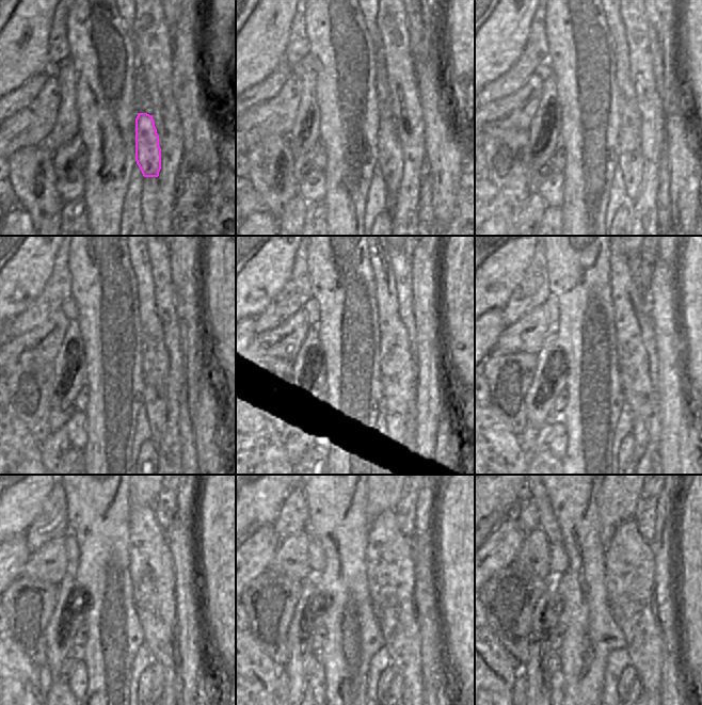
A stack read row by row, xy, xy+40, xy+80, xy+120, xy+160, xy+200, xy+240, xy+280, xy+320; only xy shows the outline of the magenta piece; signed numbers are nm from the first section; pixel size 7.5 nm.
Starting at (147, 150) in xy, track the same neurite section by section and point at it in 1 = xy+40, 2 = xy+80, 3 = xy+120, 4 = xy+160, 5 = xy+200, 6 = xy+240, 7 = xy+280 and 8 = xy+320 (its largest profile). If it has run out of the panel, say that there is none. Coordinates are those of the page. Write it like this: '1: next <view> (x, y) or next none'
1: next xy+40 (389, 161)
2: next xy+80 (629, 159)
3: next xy+120 (155, 402)
4: next xy+160 (395, 409)
5: next xy+200 (638, 429)
6: next xy+240 (158, 687)
7: next xy+280 (396, 689)
8: next xy+320 (636, 687)

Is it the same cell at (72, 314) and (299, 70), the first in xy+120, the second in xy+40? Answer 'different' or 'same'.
same

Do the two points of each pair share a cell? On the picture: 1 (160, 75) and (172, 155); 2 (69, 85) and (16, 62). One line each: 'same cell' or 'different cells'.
1: same cell
2: different cells

